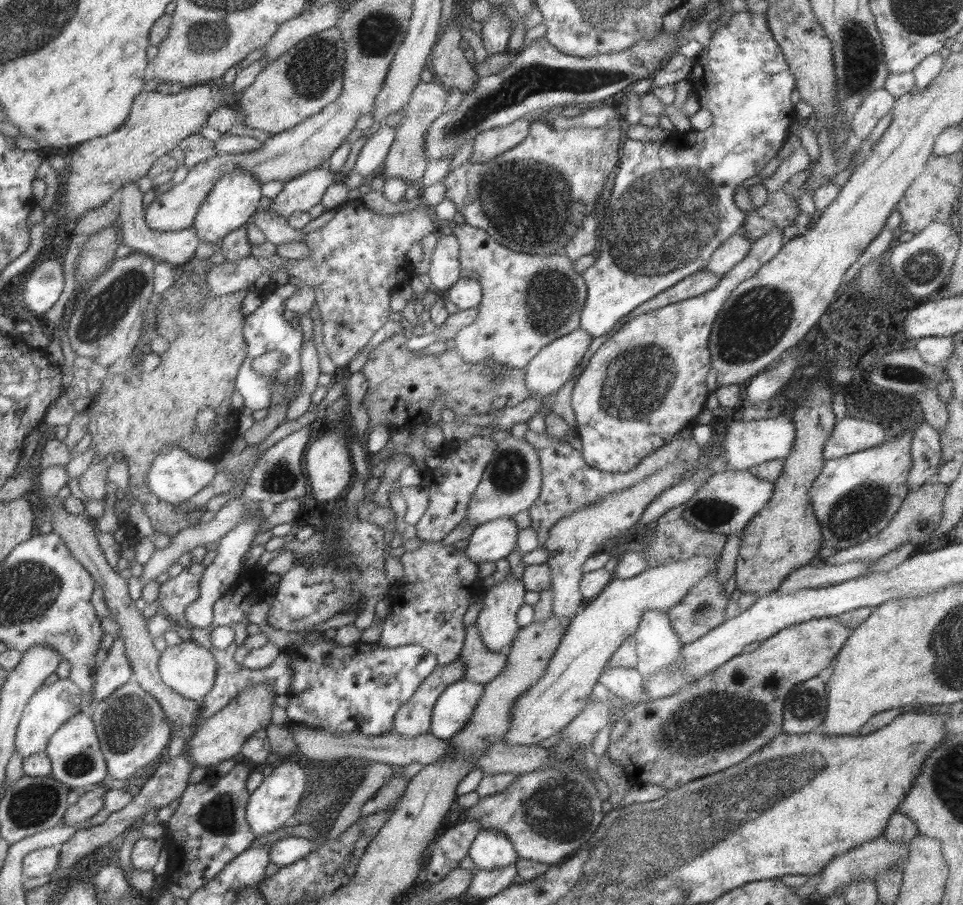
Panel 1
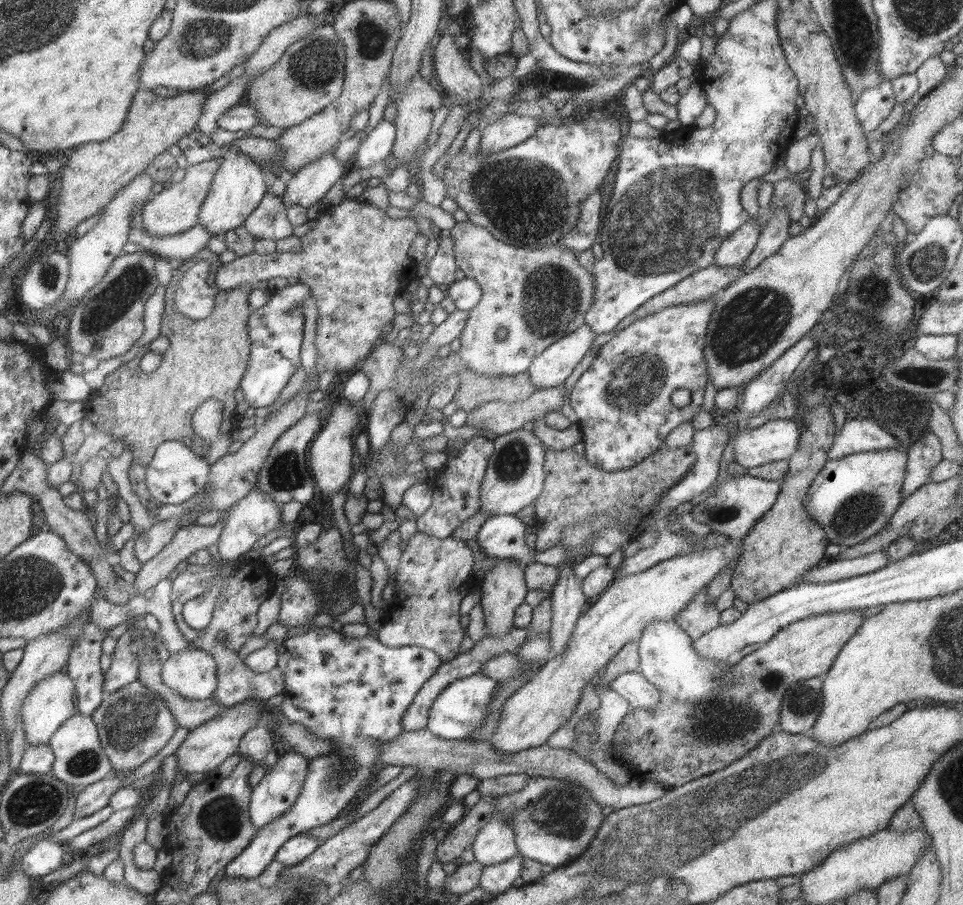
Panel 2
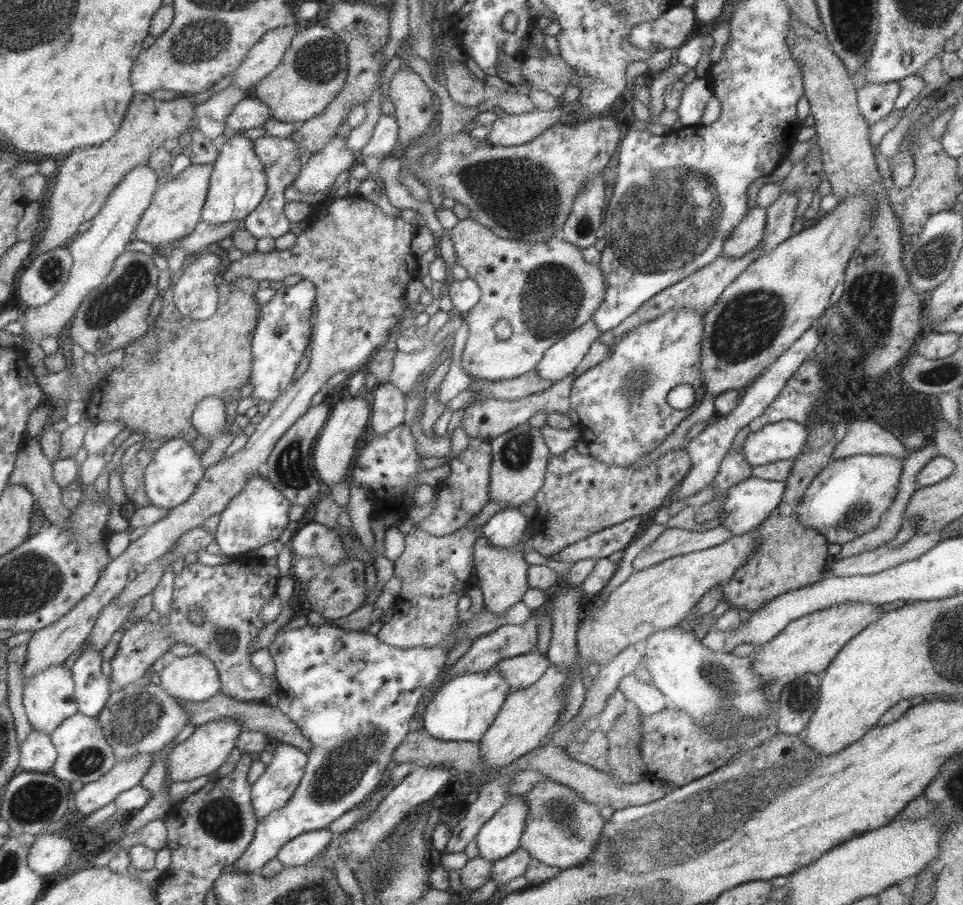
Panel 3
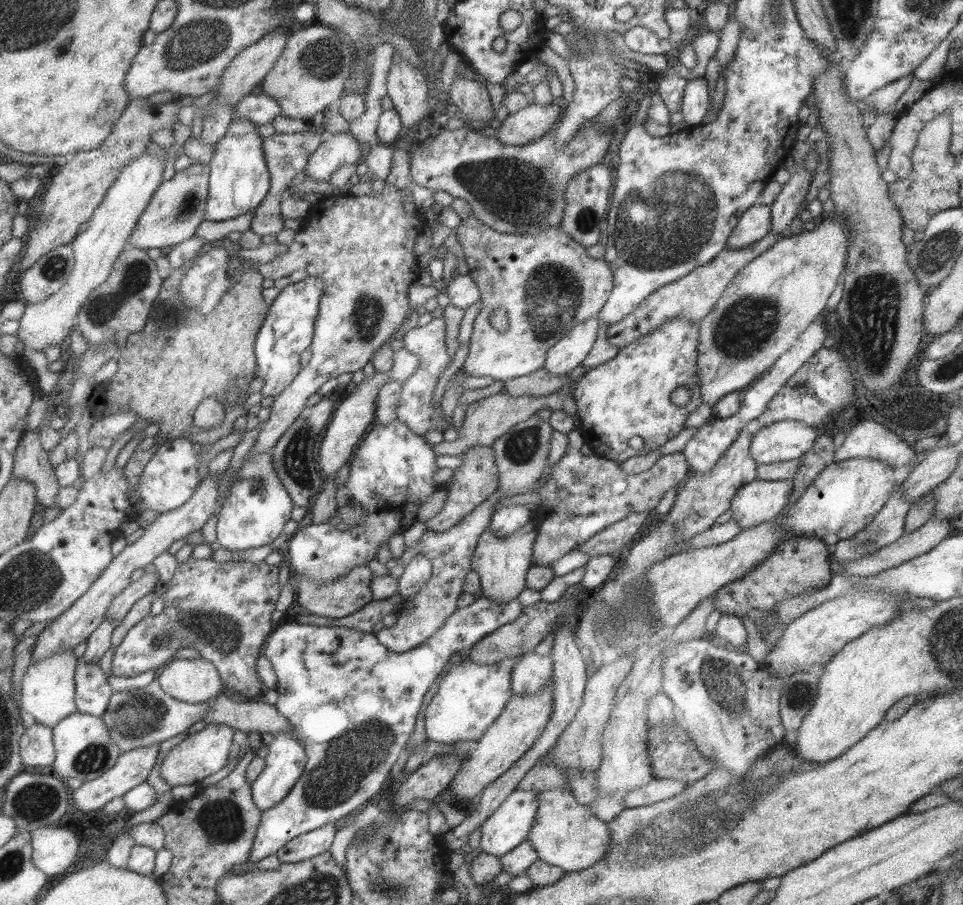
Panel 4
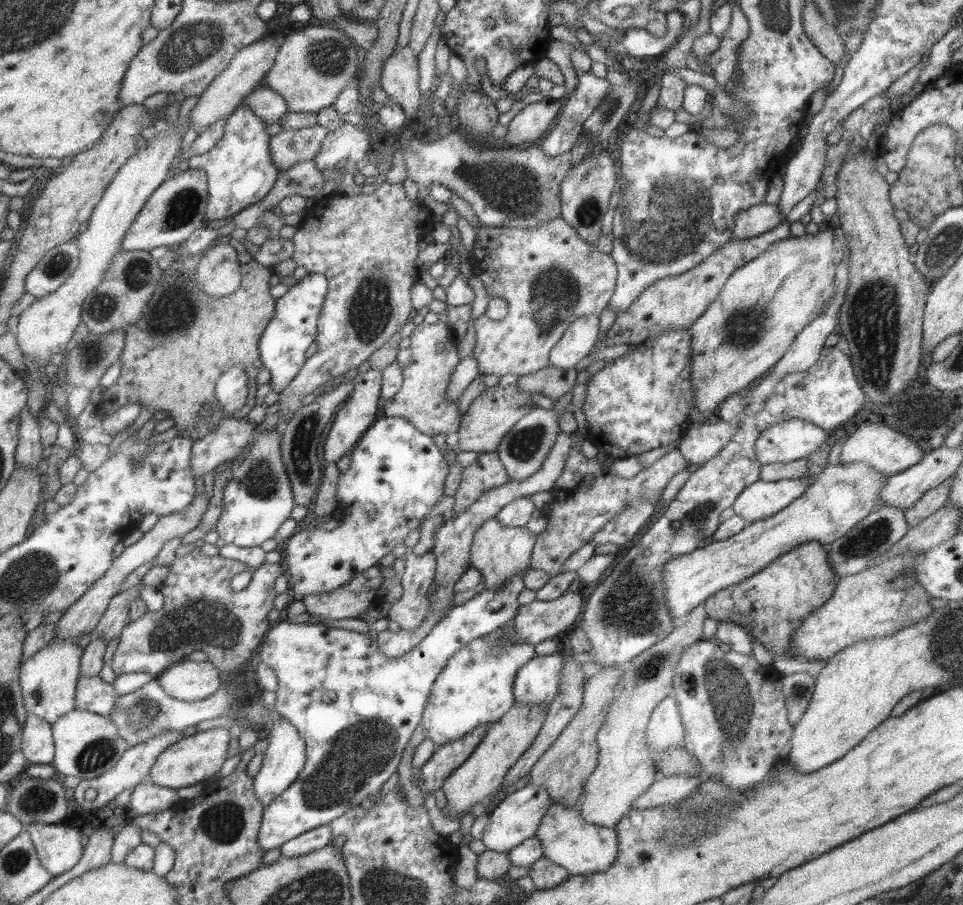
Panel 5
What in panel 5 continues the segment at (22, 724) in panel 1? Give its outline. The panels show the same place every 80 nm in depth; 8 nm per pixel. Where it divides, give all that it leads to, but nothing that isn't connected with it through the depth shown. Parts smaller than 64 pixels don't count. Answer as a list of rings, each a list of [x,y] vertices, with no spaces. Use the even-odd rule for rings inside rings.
[[[60,640],[48,643],[25,662],[21,662],[18,681],[22,692],[22,705],[27,712],[53,724],[60,716],[74,709],[81,653],[82,649],[75,642]]]

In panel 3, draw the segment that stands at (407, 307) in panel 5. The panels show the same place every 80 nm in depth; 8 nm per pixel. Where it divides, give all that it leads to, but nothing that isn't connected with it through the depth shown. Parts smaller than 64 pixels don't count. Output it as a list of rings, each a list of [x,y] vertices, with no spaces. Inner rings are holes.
[[[356,195],[334,197],[319,202],[315,205],[314,211],[307,217],[306,224],[306,229],[296,236],[295,243],[289,249],[274,250],[262,254],[257,251],[248,253],[241,260],[231,262],[221,276],[225,283],[231,283],[231,281],[241,278],[270,283],[282,281],[289,275],[297,275],[301,276],[302,280],[307,280],[313,284],[315,293],[310,298],[315,304],[316,310],[315,320],[311,322],[311,350],[309,364],[305,372],[273,401],[267,414],[263,415],[261,421],[256,424],[254,431],[247,437],[247,441],[241,449],[231,456],[219,459],[215,464],[207,466],[193,494],[184,503],[171,508],[169,514],[166,514],[161,520],[145,528],[145,533],[140,538],[131,541],[118,557],[107,563],[93,590],[90,590],[90,593],[86,594],[83,600],[77,602],[69,612],[58,618],[56,622],[36,630],[31,635],[26,644],[25,662],[20,670],[23,683],[34,674],[50,666],[62,664],[66,658],[69,658],[69,654],[73,654],[75,650],[79,649],[84,640],[89,638],[99,610],[109,604],[109,601],[114,600],[129,582],[127,581],[127,572],[131,566],[133,564],[145,566],[152,560],[160,558],[174,545],[181,534],[185,534],[193,528],[203,527],[203,521],[208,516],[219,514],[226,507],[226,504],[229,504],[229,501],[238,492],[241,492],[245,483],[262,469],[277,439],[281,438],[281,435],[310,407],[311,397],[325,386],[335,373],[341,372],[350,375],[355,371],[362,370],[374,352],[391,344],[389,330],[397,322],[403,322],[408,318],[409,314],[404,313],[405,309],[403,309],[402,302],[406,301],[405,288],[407,284],[418,279],[418,258],[411,253],[410,248],[411,240],[418,231],[415,225],[403,221],[401,217],[386,215],[375,203]]]

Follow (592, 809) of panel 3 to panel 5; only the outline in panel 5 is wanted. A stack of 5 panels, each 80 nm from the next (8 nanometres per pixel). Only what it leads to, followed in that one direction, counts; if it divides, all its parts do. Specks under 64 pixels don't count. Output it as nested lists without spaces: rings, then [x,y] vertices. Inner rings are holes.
[[[551,801],[537,825],[534,836],[540,842],[543,857],[567,870],[570,875],[603,872],[615,862],[617,833],[614,828],[585,822],[579,806],[568,807]]]

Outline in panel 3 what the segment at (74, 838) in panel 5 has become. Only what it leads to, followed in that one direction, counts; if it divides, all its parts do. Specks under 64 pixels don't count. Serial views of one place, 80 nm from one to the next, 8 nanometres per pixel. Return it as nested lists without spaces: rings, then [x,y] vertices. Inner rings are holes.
[[[59,831],[53,832],[52,835],[39,834],[40,832],[29,847],[27,867],[49,881],[65,864],[69,863],[74,844],[69,839],[61,837]]]

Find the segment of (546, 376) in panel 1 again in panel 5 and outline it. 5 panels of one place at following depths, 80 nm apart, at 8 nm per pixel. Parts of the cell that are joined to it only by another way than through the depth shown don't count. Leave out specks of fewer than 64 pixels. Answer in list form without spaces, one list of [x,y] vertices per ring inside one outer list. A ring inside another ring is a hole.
[[[591,314],[573,321],[551,347],[548,364],[561,370],[573,369],[596,345],[600,334],[599,320],[599,315]]]

